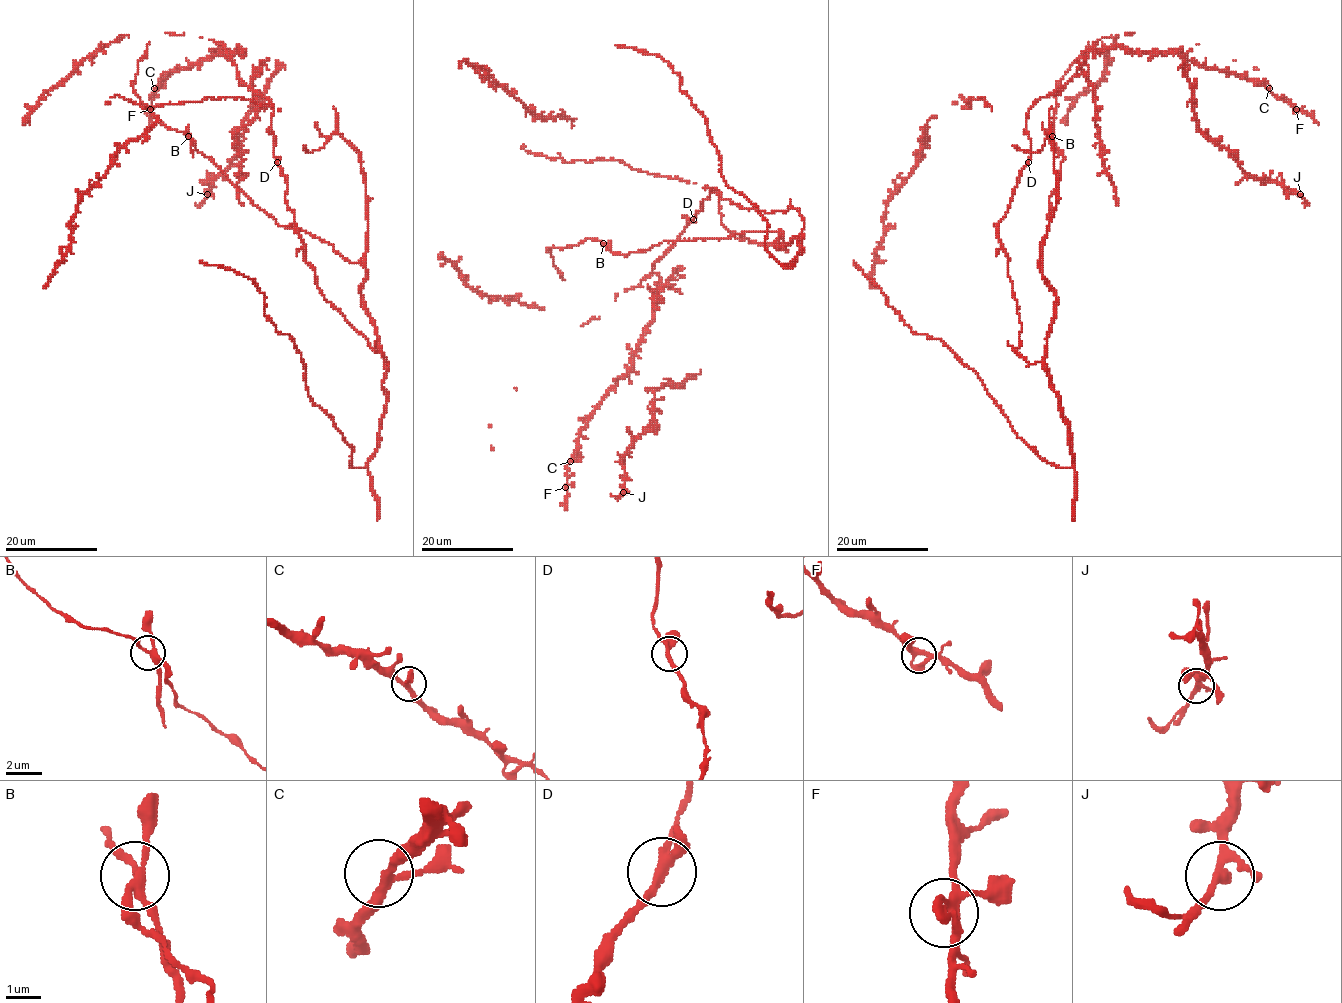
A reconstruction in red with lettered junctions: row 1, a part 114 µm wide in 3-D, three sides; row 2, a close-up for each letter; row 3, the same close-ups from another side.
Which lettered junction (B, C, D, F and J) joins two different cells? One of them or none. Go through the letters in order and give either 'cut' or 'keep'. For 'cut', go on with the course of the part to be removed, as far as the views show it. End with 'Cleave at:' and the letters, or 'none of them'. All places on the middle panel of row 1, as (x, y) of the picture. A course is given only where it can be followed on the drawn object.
B: cut
C: keep
D: keep
F: keep
J: keep
Cleave at: B

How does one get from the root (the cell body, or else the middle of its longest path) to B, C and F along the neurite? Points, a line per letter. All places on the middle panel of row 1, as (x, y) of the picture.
B: (771, 212), (794, 208), (802, 232), (779, 247), (776, 231), (663, 241), (625, 255), (603, 243)
C: (771, 212), (711, 189), (686, 217), (648, 276), (656, 272), (660, 287), (633, 367), (581, 430), (570, 461)
F: (771, 212), (711, 189), (686, 217), (648, 276), (656, 272), (660, 287), (633, 367), (581, 430), (565, 487)

